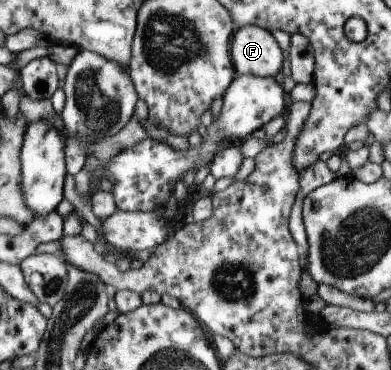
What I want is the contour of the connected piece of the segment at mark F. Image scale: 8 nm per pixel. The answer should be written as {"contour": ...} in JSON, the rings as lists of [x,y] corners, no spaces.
{"contour":[[[255,25],[235,28],[230,43],[230,59],[236,74],[278,78],[281,49],[270,31]]]}

